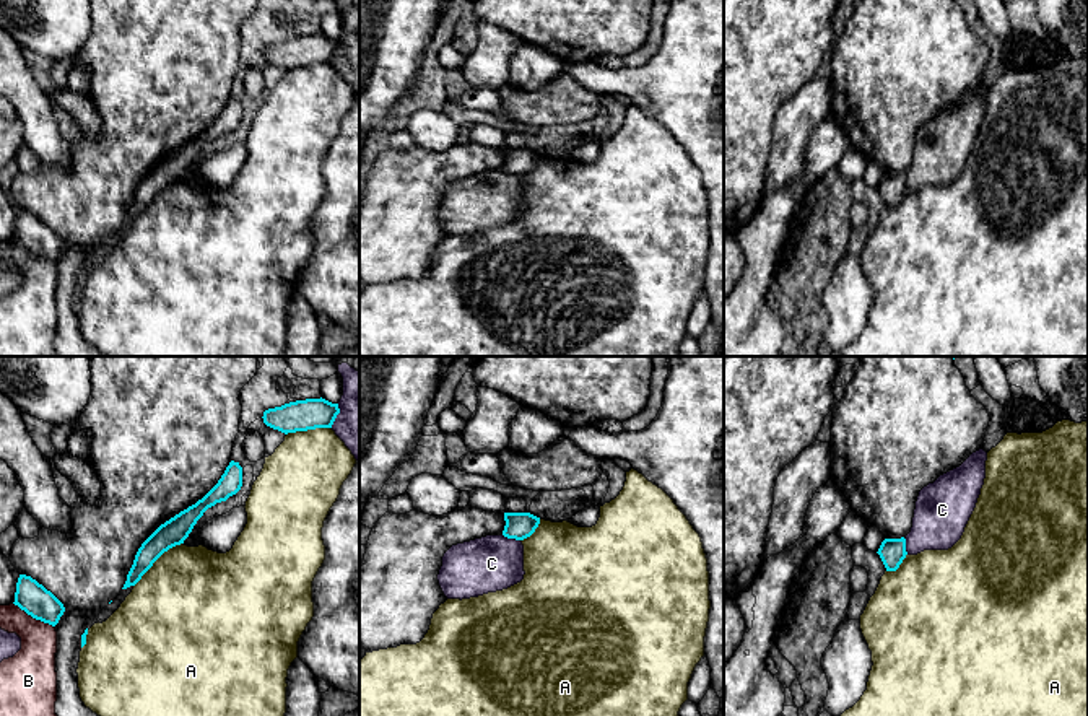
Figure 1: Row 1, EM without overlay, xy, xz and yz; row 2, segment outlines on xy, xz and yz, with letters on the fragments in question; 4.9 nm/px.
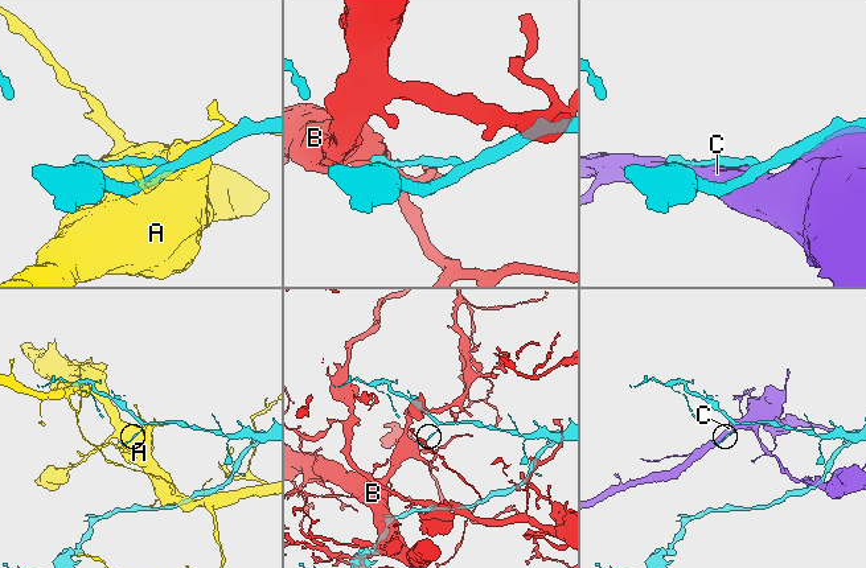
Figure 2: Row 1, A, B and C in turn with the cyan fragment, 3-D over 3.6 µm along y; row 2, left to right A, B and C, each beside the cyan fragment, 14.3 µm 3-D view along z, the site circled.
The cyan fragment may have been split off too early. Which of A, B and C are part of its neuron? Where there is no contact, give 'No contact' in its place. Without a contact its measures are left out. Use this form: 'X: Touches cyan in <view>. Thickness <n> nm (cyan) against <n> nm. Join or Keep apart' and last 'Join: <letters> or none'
A: Touches cyan in xy. Thickness 130 nm (cyan) against 480 nm. Join
B: Touches cyan in xy. Thickness 160 nm (cyan) against 220 nm. Keep apart
C: Touches cyan in xz. Thickness 140 nm (cyan) against 280 nm. Keep apart
Join: A

